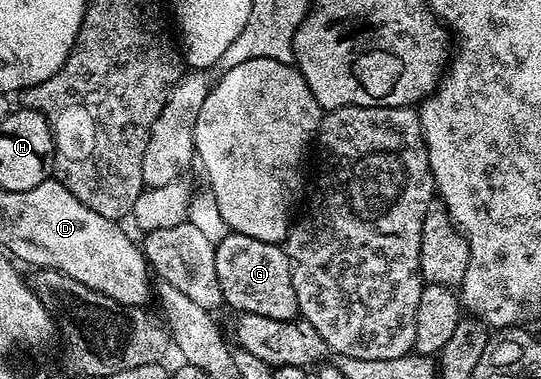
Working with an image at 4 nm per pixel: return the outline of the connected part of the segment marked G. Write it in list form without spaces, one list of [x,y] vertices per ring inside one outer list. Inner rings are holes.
[[[231,231],[223,241],[215,244],[214,254],[216,255],[216,276],[220,279],[222,299],[227,306],[231,305],[232,308],[238,309],[239,314],[264,315],[264,319],[293,321],[299,316],[296,287],[292,287],[290,260],[281,244],[264,243],[260,239],[252,239],[243,233]]]

